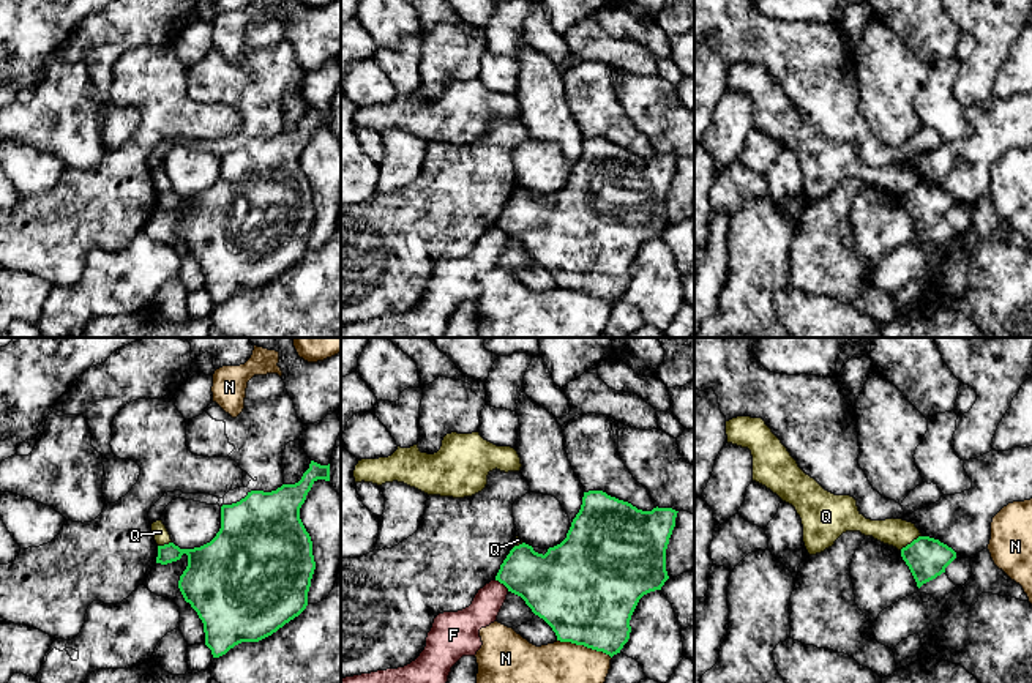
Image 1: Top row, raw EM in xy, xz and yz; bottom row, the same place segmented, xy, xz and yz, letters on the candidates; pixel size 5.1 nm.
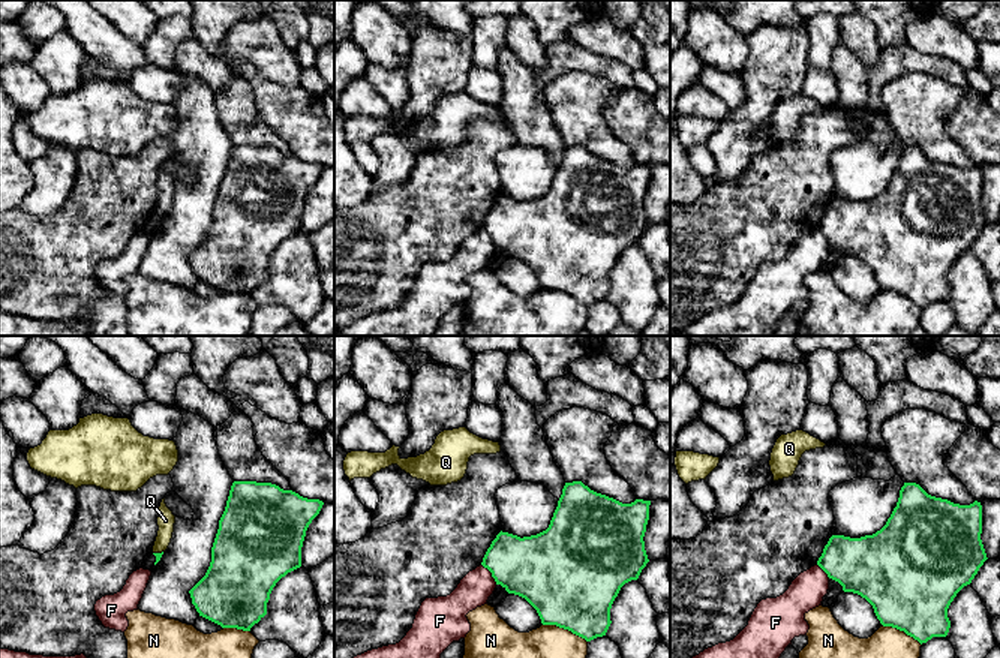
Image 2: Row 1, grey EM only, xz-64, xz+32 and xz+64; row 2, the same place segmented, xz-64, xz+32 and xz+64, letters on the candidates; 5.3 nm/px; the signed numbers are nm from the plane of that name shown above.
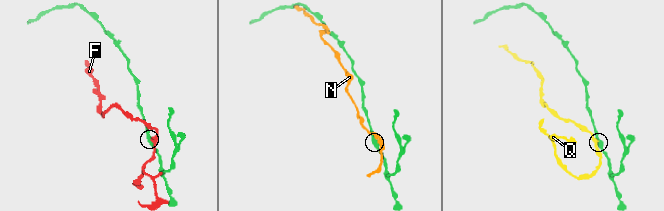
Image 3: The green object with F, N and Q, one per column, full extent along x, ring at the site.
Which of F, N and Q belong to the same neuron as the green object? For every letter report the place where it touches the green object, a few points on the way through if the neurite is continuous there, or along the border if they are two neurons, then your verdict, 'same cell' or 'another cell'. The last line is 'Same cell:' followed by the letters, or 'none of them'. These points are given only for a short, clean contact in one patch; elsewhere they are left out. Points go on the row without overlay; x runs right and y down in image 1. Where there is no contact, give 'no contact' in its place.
F: meets green in xz at (502, 229); border along xz (496, 226), (508, 237); another cell
N: meets green in xz at (584, 292); border along xz (557, 286), (602, 297), (611, 305); another cell
Q: meets green in yz at (911, 190); border along yz (920, 182), (900, 196); another cell
Same cell: none of them

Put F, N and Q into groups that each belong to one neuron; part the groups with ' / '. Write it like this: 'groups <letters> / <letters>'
groups F / N / Q

